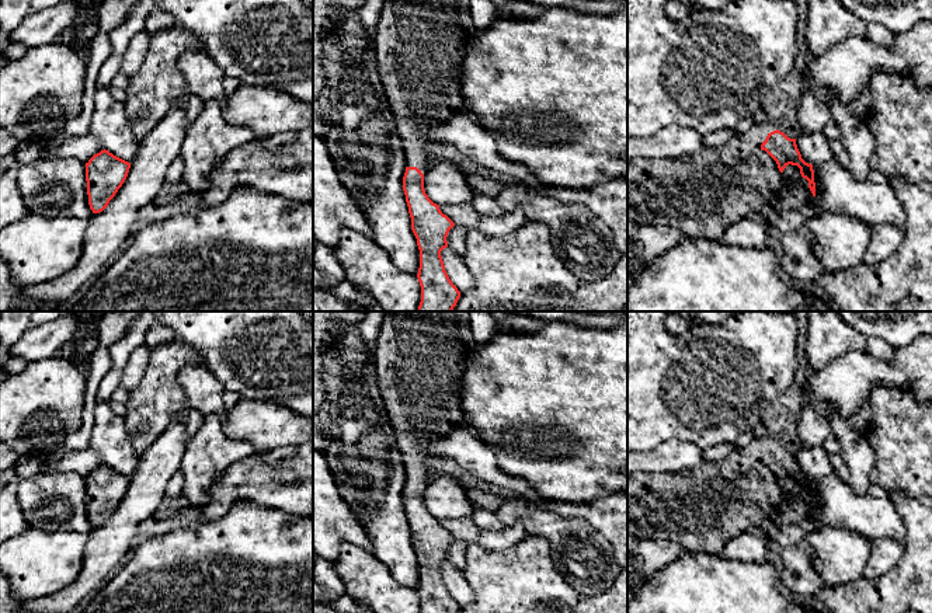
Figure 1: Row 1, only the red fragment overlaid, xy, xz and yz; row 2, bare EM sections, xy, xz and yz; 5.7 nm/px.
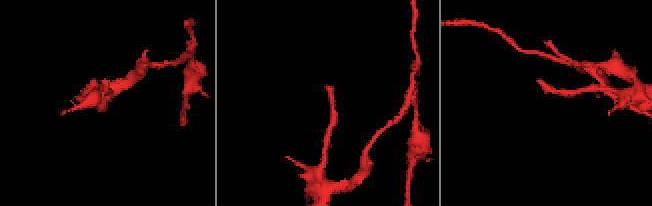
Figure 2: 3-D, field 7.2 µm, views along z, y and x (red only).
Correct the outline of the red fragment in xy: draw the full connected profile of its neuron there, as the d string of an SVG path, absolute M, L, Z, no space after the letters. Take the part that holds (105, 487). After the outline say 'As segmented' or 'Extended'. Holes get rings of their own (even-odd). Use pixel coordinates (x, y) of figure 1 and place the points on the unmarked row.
M101 464L86 477L88 519L93 527L102 526L125 497L131 477Z. As segmented

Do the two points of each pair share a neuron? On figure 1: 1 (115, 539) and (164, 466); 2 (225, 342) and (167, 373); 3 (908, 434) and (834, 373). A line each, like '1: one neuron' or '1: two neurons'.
1: one neuron
2: two neurons
3: two neurons

